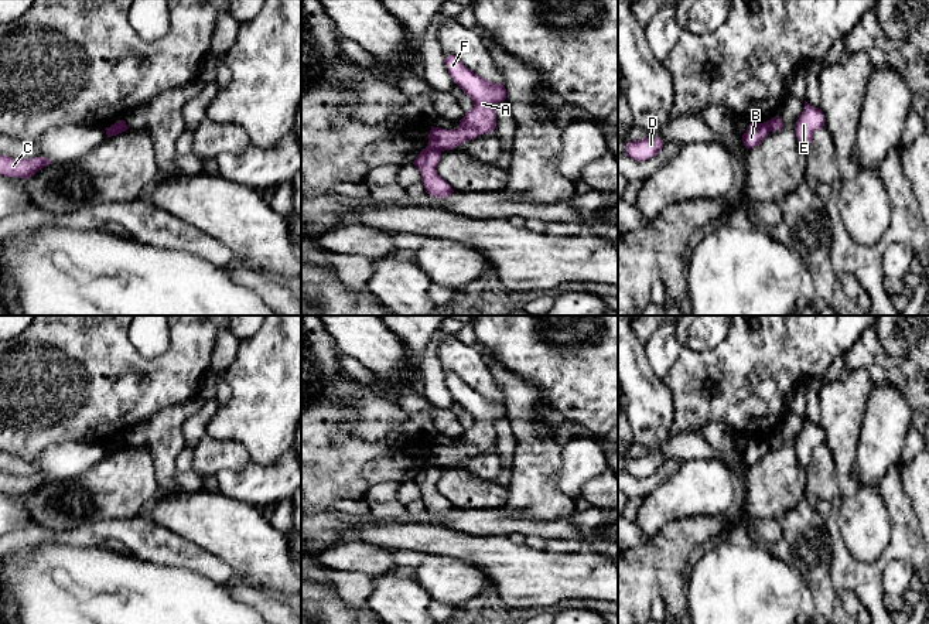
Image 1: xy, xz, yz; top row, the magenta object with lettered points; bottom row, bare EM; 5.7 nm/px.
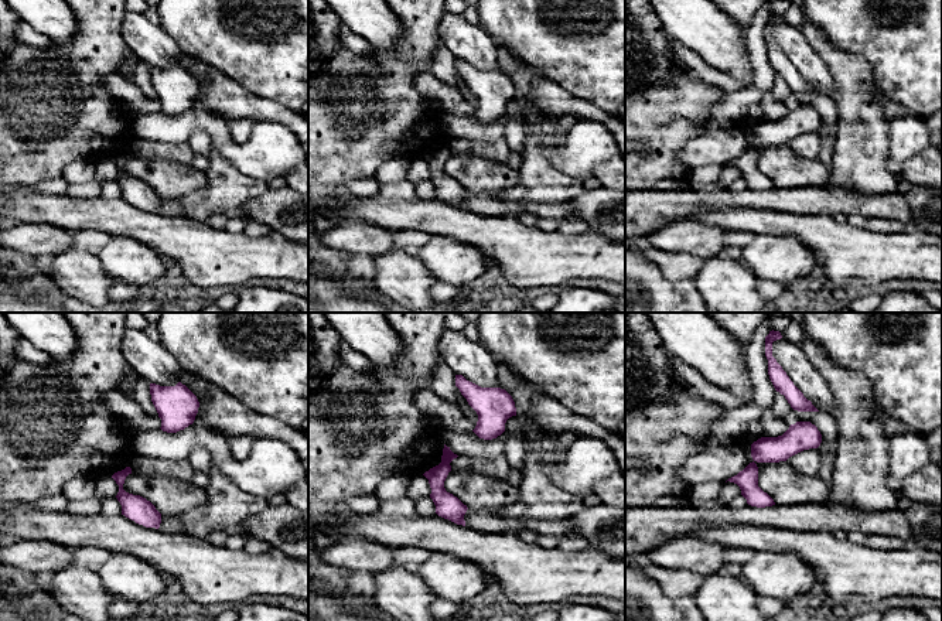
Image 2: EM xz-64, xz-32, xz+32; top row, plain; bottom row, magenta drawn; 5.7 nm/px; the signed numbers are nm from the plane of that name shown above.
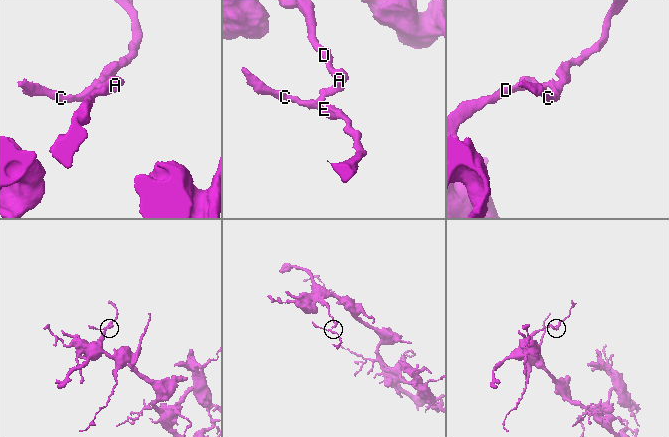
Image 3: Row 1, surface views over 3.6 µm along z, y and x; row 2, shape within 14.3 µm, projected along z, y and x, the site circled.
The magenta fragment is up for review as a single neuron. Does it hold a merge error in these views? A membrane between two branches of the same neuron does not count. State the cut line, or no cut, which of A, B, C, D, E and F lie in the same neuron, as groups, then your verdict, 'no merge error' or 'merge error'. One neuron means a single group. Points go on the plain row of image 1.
cut xz (429, 463), (440, 469); groups A B D F / C E; merge error

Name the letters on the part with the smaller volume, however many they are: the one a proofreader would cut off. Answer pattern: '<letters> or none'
C, E

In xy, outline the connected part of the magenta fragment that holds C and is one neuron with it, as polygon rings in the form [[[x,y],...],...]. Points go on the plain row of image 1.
[[[0,473],[0,491],[4,494],[28,495],[51,480],[47,474],[13,475]]]

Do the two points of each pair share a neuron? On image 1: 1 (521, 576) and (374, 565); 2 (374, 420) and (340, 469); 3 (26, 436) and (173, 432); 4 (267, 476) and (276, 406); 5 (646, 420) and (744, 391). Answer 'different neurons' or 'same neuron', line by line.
1: different neurons
2: same neuron
3: different neurons
4: different neurons
5: different neurons

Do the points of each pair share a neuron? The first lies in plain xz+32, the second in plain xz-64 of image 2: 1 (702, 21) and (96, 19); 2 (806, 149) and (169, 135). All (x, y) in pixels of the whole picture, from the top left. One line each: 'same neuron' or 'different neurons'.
1: different neurons
2: different neurons

